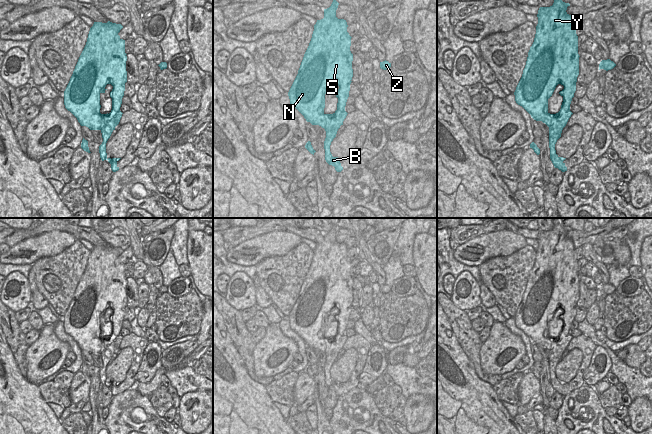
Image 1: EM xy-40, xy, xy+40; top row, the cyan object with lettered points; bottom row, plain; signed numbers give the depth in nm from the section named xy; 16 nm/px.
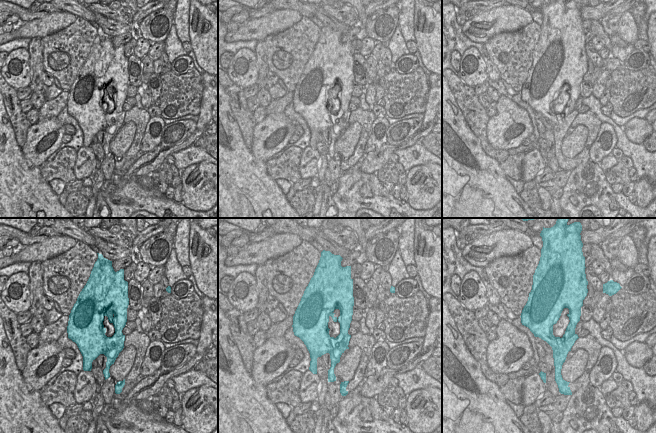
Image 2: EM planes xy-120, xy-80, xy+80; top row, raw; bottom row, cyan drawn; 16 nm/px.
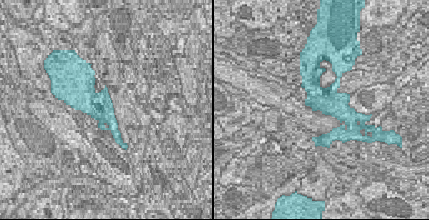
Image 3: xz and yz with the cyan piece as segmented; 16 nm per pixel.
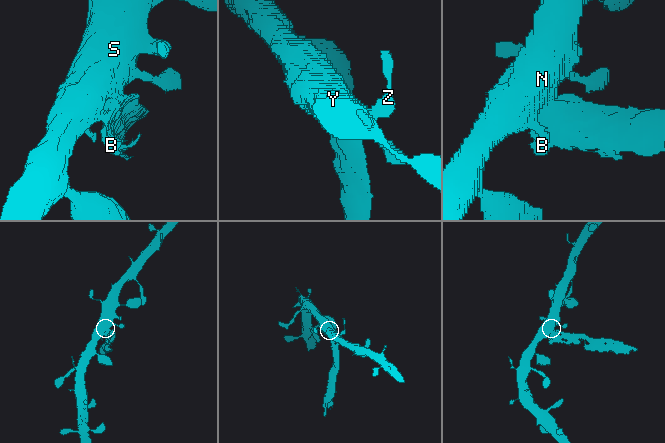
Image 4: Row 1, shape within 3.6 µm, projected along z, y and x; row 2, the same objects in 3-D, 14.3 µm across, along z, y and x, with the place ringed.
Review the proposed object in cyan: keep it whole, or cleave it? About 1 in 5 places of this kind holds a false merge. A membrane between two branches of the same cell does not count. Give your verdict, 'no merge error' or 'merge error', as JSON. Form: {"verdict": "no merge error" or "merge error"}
{"verdict": "merge error"}

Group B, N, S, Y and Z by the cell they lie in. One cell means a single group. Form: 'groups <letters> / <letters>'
groups B / N S Y Z

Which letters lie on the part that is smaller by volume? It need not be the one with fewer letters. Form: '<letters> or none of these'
B

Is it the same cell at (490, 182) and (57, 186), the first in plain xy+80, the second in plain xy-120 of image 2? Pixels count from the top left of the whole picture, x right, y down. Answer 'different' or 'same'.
different

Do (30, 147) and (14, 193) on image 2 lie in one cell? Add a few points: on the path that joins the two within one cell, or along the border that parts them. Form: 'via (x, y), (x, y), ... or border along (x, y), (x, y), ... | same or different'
border along (20, 147), (23, 155), (38, 167) | different

